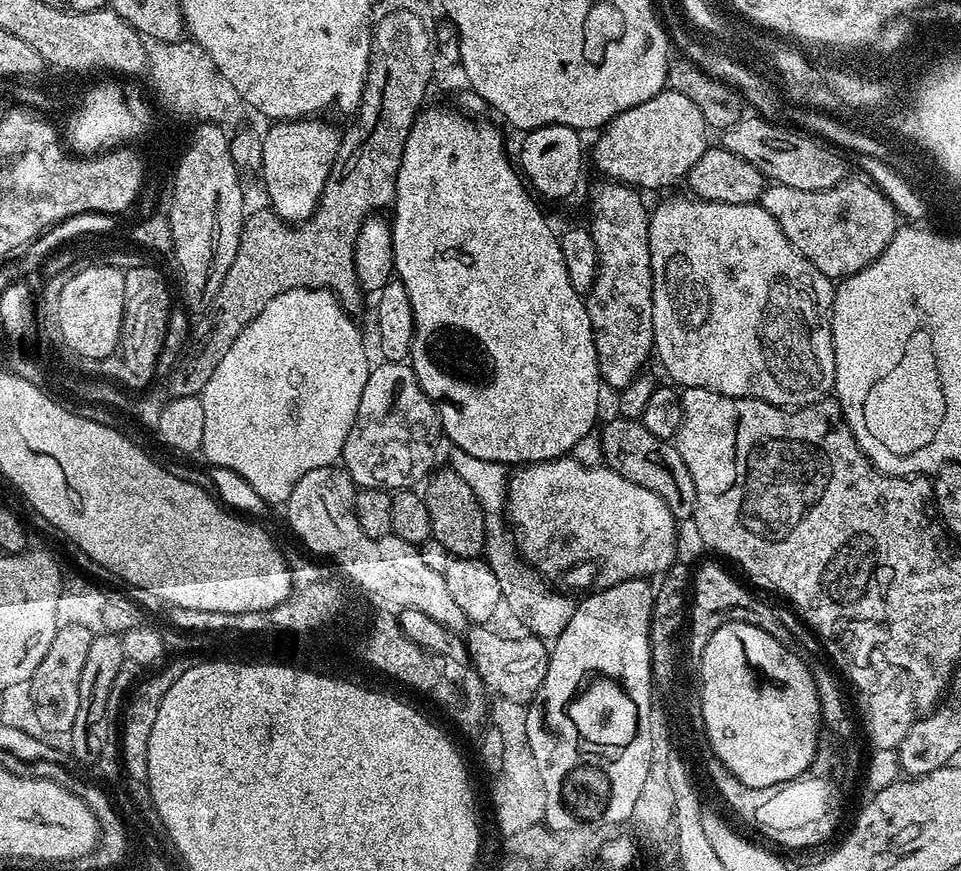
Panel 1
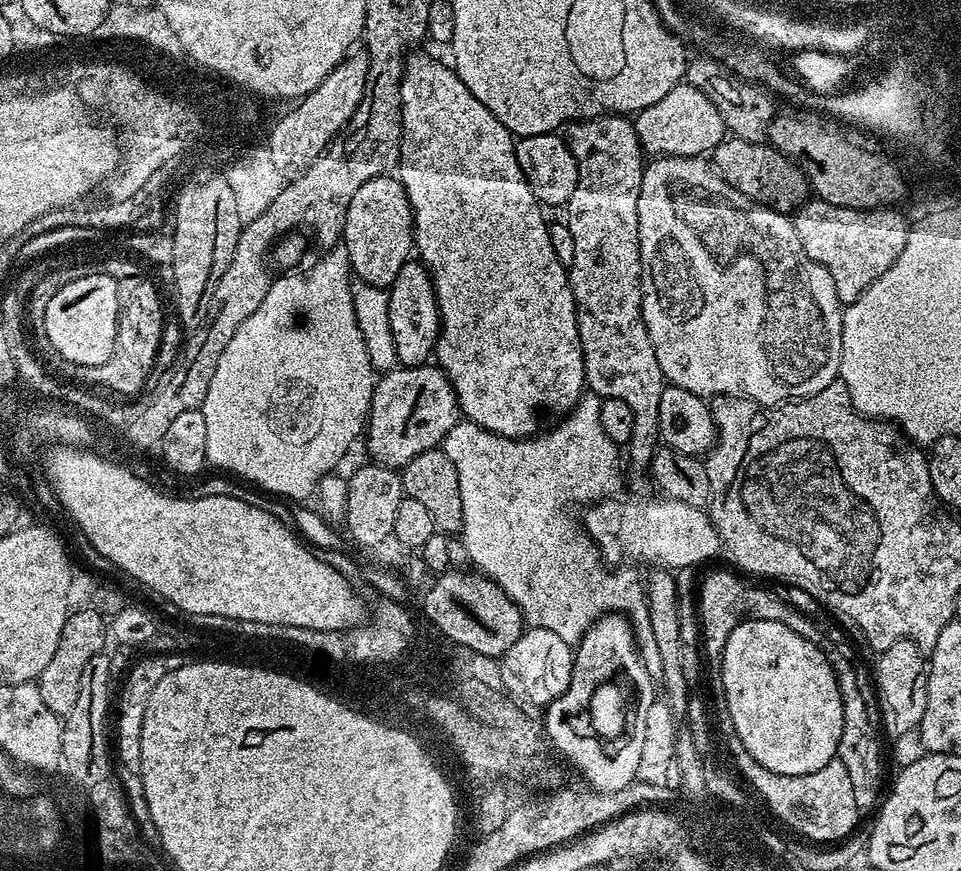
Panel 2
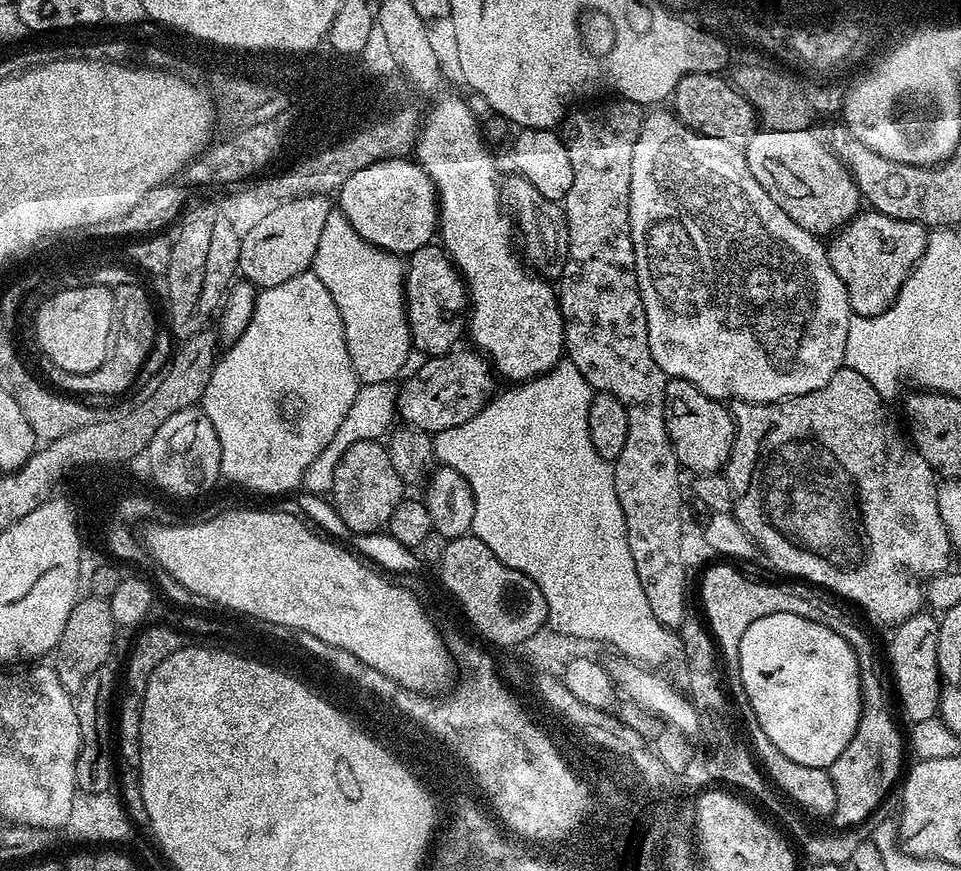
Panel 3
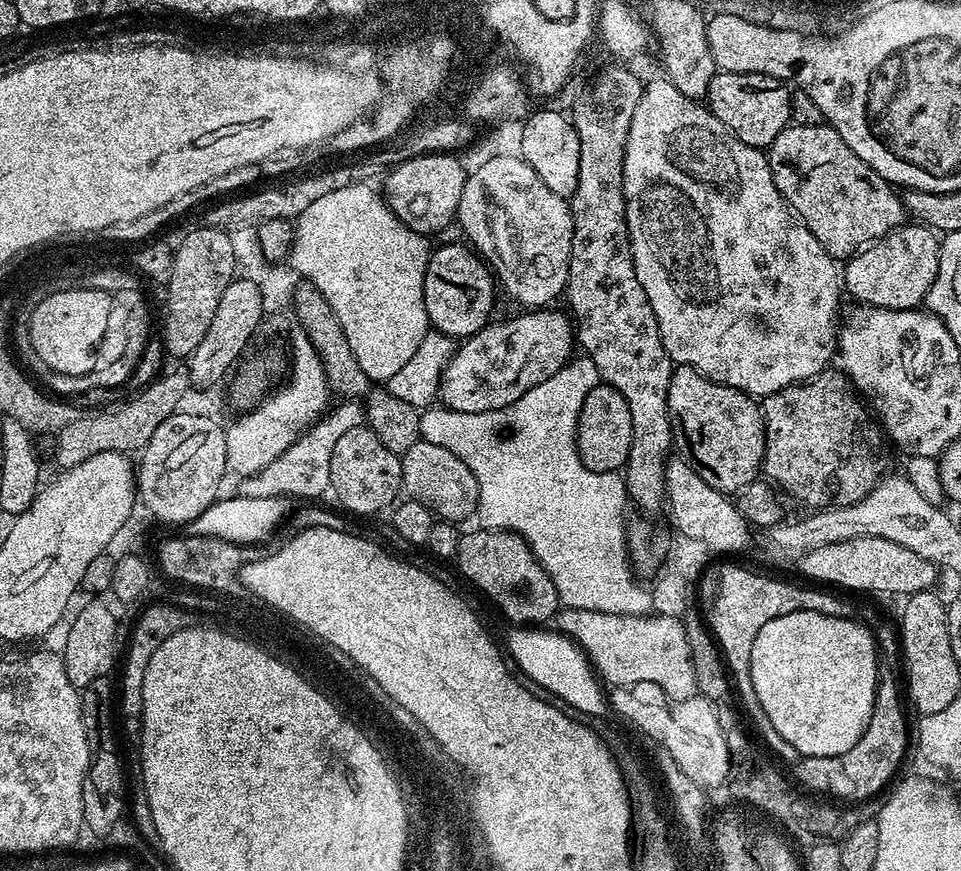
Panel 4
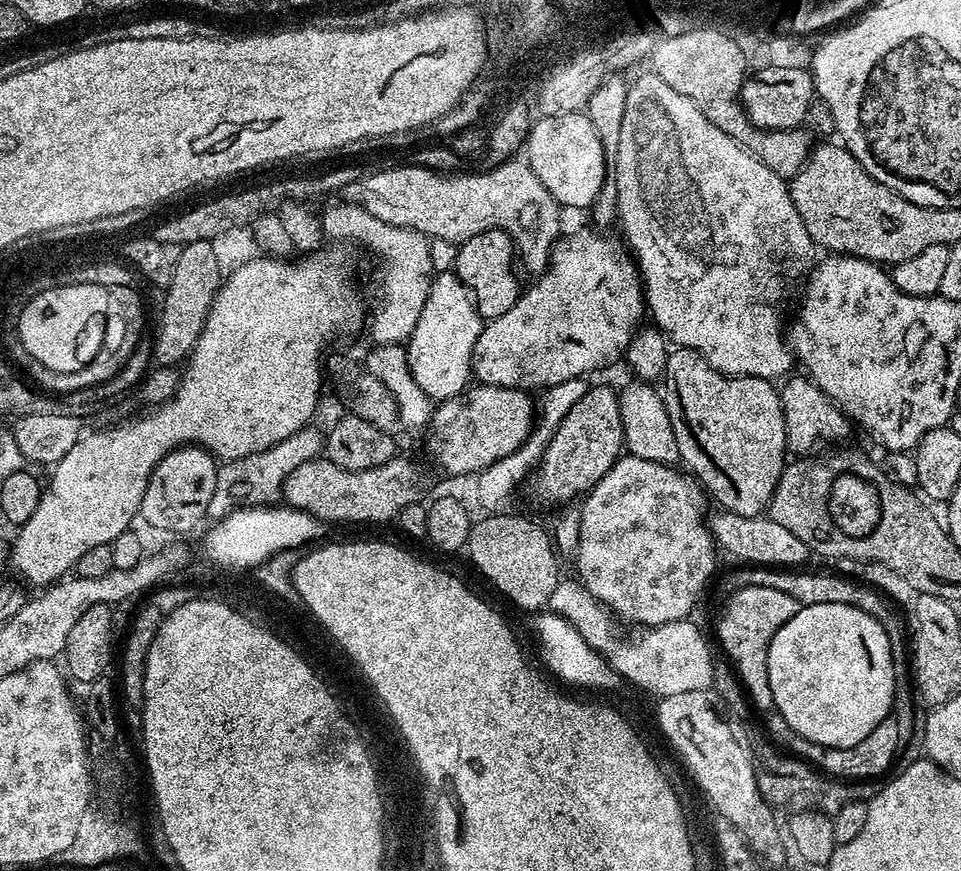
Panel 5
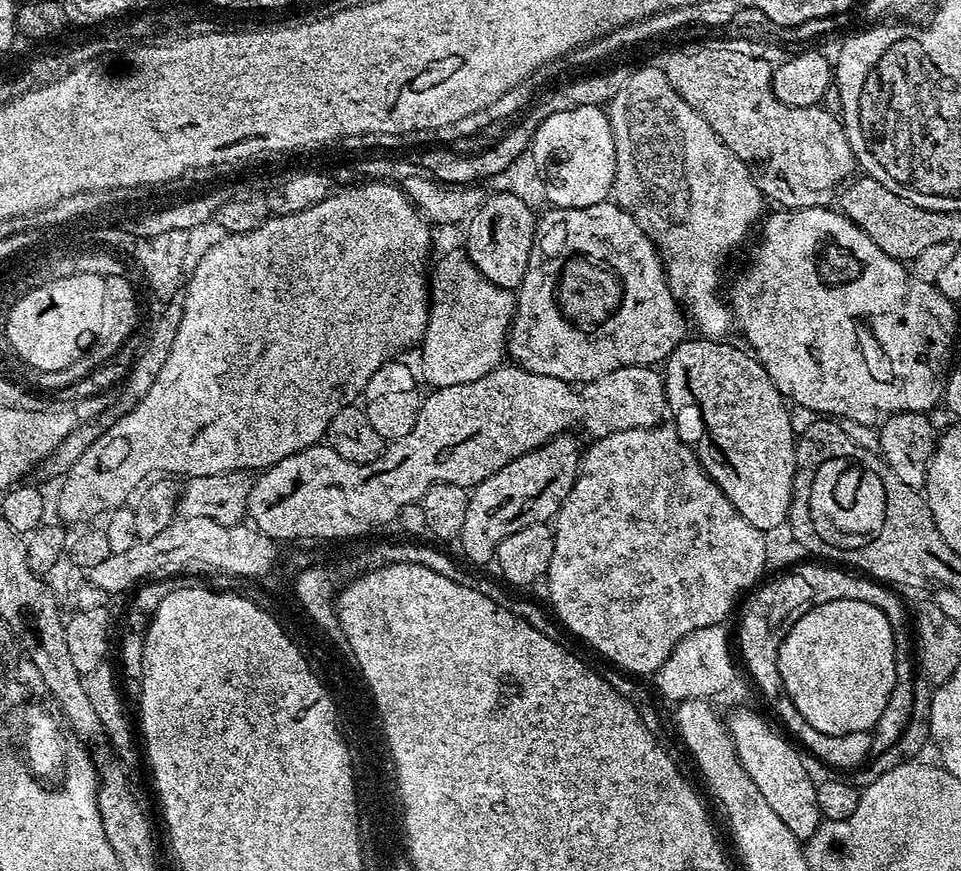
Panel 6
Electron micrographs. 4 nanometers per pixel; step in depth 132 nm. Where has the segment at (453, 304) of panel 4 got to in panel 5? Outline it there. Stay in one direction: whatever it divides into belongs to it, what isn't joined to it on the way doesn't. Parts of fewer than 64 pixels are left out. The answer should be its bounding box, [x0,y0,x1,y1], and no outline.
[454,228,522,322]

